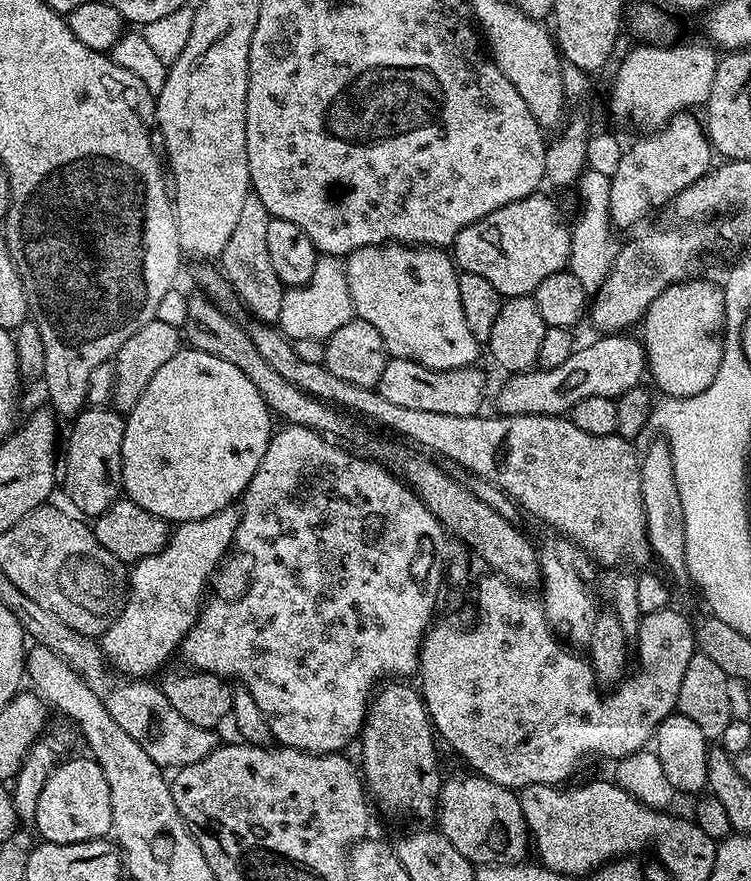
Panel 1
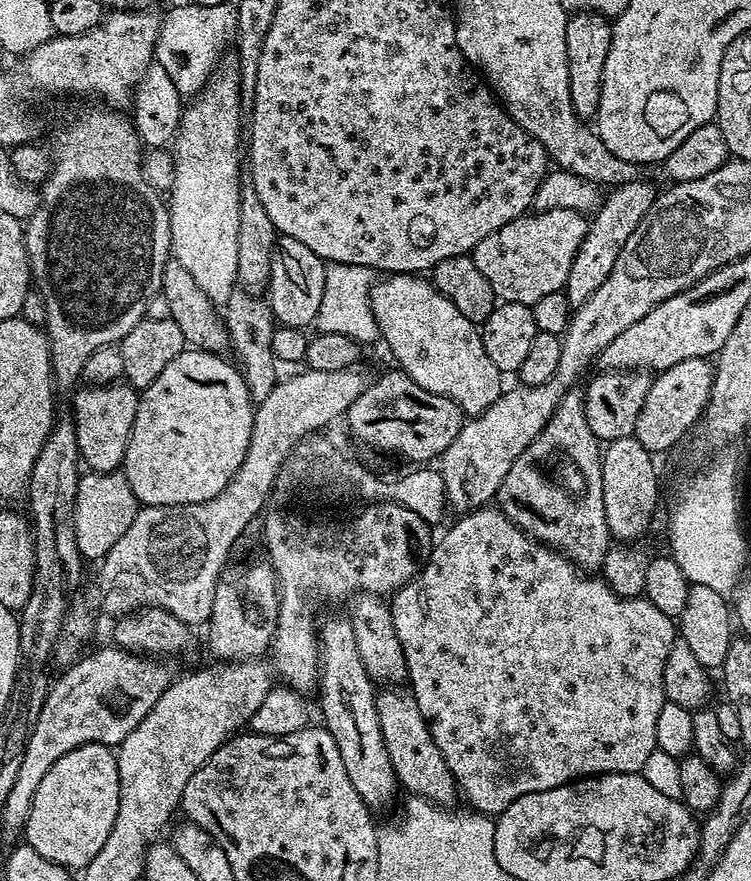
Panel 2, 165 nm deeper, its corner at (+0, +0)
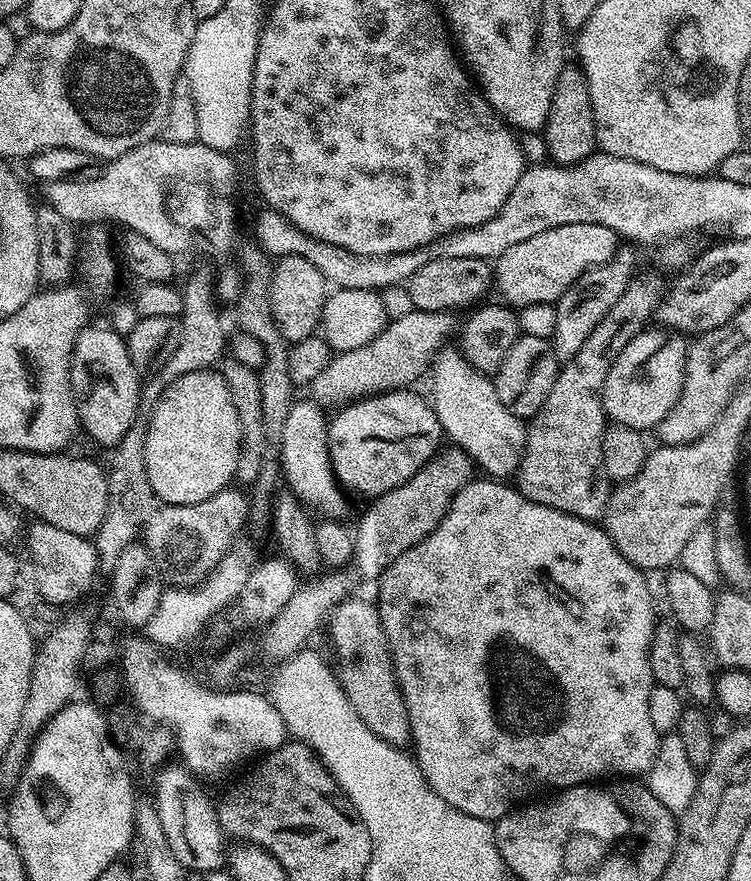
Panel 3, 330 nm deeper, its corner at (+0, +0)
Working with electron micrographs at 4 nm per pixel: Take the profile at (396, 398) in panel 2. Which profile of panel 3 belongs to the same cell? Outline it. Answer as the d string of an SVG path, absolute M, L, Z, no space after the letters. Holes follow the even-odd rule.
M387 390L349 402L328 421L328 453L337 480L367 498L402 486L441 451L442 433L436 411L416 390Z

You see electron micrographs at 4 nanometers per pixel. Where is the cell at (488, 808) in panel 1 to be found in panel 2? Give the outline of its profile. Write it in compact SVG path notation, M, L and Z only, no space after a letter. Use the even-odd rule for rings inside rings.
M404 686L377 691L376 705L382 738L386 742L386 754L390 754L397 785L403 791L405 788L405 793L420 796L430 804L455 805L456 796L458 800L456 780L450 774L446 758L442 758L442 750L438 750L411 691Z

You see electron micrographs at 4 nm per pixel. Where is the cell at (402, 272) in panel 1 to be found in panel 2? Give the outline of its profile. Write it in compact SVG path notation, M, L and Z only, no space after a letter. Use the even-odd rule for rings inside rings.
M388 274L377 279L372 285L370 310L374 310L374 320L378 322L380 340L392 351L397 360L399 371L406 373L422 390L450 398L462 411L465 417L481 416L502 393L502 373L490 358L486 358L486 346L482 346L480 328L450 302L432 284L431 279L420 274Z

